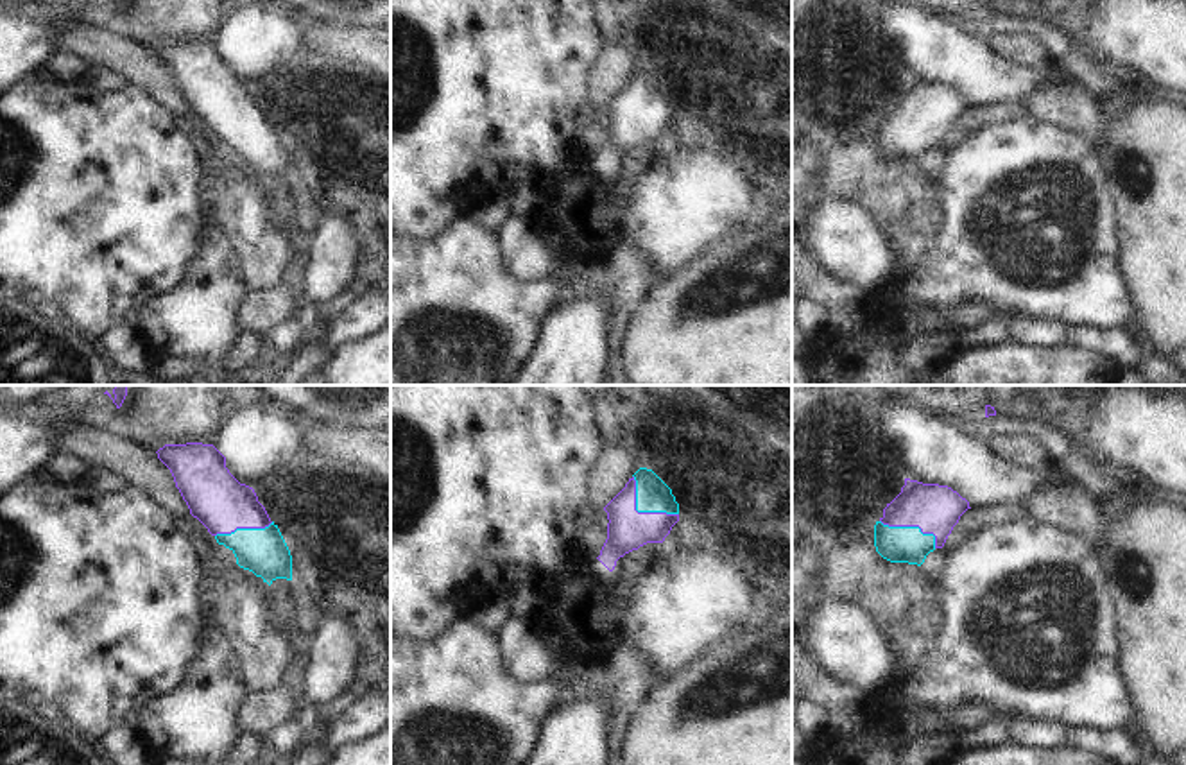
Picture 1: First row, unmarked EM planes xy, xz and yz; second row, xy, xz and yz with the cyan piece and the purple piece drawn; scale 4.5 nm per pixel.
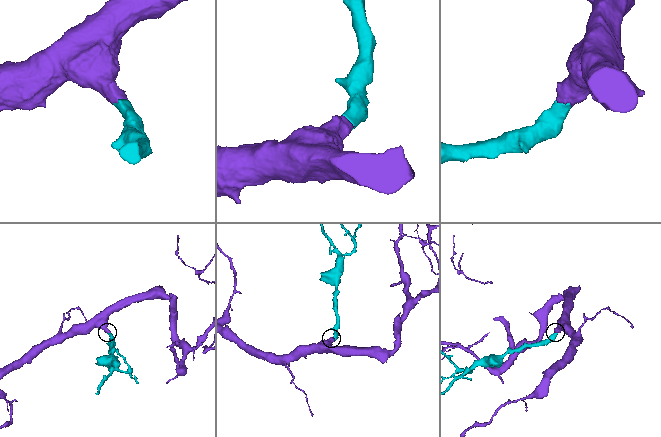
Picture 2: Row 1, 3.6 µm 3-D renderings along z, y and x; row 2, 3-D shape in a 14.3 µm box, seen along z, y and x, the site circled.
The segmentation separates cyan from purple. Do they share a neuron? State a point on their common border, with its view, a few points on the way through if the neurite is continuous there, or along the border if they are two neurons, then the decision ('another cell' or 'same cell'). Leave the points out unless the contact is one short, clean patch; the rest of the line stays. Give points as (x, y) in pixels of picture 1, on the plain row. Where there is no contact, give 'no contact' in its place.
meets cyan in xz at (640, 110); runs through xz (653, 94), (640, 110), (627, 128); same cell

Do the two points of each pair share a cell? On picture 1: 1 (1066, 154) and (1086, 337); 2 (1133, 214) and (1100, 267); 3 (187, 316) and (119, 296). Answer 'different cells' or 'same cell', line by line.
1: different cells
2: different cells
3: different cells

